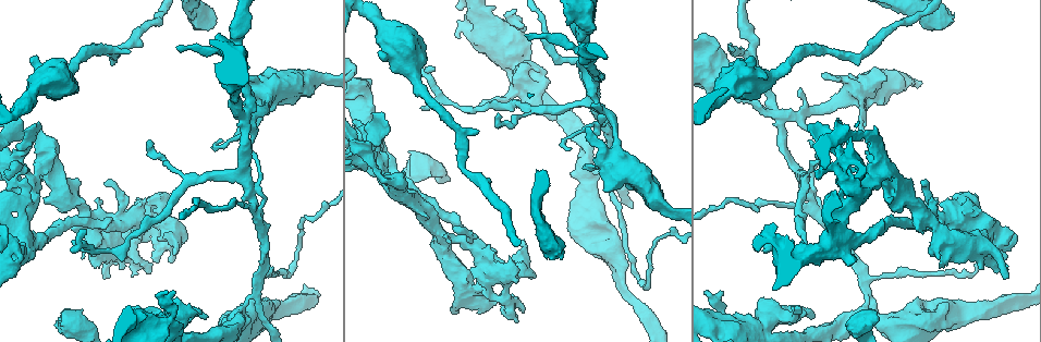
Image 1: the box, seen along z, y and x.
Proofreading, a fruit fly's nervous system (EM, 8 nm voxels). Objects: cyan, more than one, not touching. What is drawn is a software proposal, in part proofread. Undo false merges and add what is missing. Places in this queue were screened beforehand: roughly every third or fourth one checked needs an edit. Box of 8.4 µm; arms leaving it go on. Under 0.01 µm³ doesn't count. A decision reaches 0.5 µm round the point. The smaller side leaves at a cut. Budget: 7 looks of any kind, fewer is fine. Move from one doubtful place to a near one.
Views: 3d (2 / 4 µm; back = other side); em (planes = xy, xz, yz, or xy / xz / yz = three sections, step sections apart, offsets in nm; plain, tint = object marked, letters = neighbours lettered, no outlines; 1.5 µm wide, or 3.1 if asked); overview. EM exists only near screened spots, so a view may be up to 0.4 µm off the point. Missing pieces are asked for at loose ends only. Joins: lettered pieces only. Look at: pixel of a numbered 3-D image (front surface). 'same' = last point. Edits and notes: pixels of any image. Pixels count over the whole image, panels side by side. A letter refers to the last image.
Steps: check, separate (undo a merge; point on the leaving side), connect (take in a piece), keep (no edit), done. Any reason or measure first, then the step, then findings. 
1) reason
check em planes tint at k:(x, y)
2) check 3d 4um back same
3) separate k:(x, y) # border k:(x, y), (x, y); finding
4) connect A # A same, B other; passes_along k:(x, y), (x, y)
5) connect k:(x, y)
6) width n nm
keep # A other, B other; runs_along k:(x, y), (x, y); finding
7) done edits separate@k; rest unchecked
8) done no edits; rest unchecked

closes a loop
check 3d 2um at 1:(466, 242)

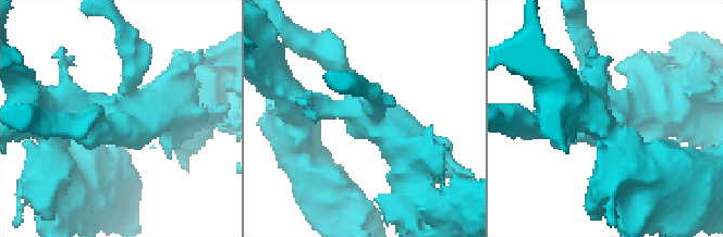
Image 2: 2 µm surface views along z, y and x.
check em planes letters at 2:(124, 98)

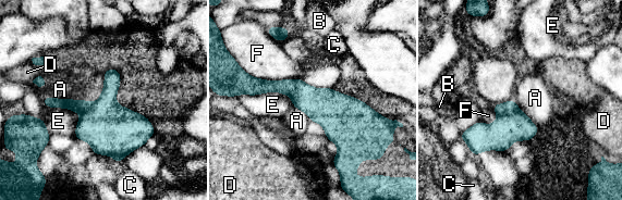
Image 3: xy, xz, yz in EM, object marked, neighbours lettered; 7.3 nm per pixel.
separate 3:(509, 107) # A other, B other, C other, D other, E other, F other; border 3:(517, 107), (510, 113), (498, 115); two neurons meet here

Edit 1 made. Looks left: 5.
check em planes tint at 1:(40, 186)

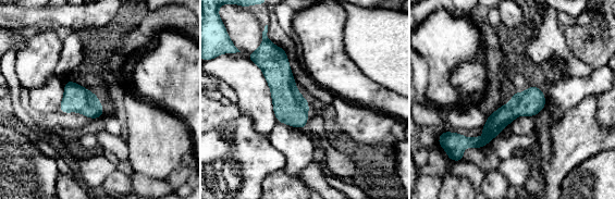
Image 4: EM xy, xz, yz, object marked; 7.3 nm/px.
what lies round it
check em planes letters same

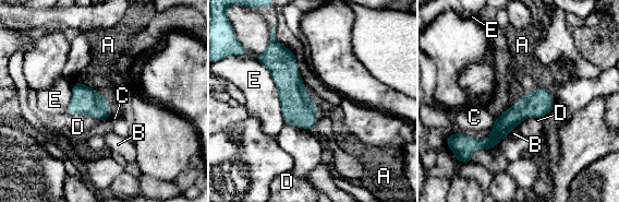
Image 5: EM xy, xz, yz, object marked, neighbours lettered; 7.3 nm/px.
width 180 nm
keep # A other, B other, C other, D other, E other; no lettered piece goes on from it

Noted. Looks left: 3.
an open end
check 3d 4um at 1:(827, 51)

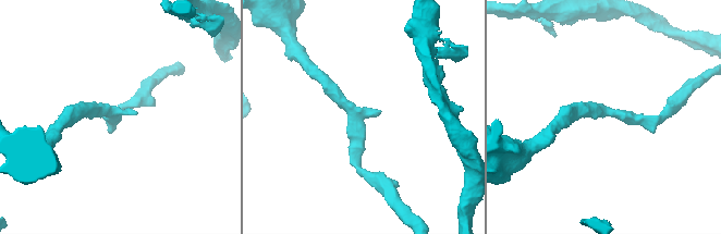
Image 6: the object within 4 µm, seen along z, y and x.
check em xz step 4 letters at 6:(607, 114)

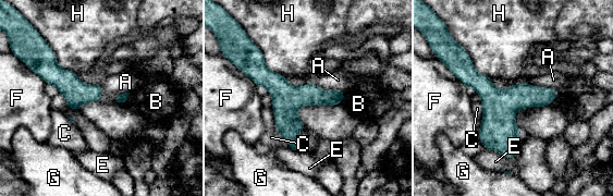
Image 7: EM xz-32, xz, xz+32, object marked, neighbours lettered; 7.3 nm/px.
width 140 nm
keep # A other, B other, C other, E other, F other, G other, H other; border 7:(47, 43), (57, 63), (77, 73); none of them fits

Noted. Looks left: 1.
done edits separate@3; rest unchecked

